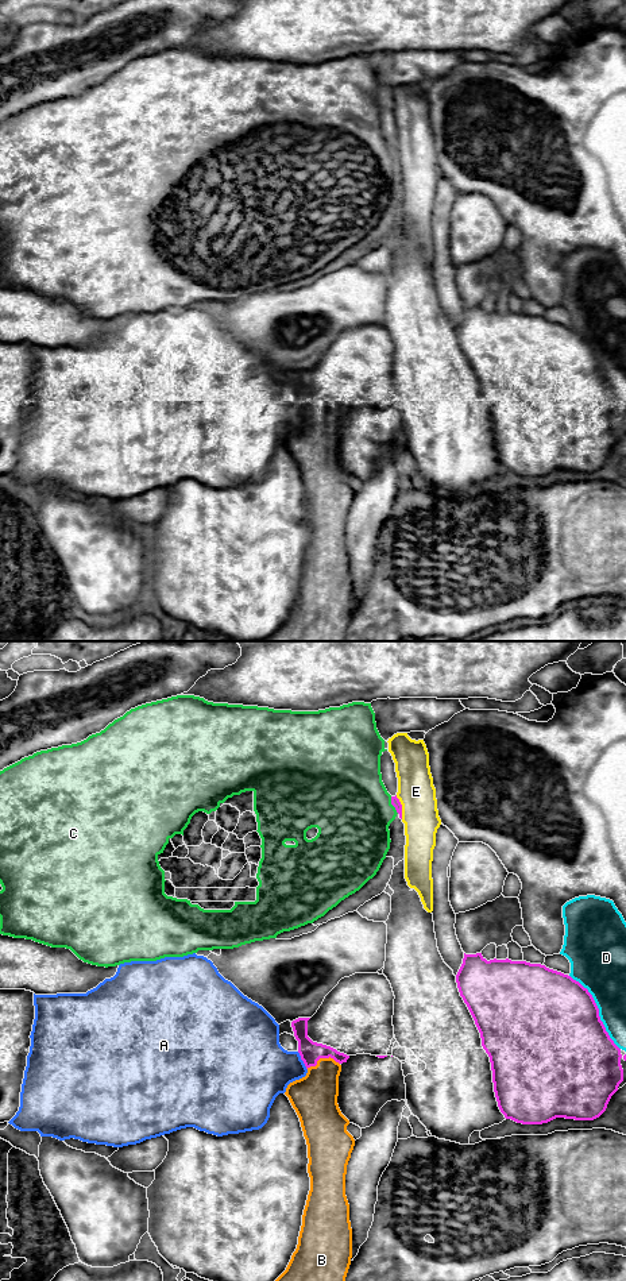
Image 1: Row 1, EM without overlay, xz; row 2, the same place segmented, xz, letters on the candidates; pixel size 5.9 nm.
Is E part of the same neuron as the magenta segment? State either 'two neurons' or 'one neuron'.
two neurons

